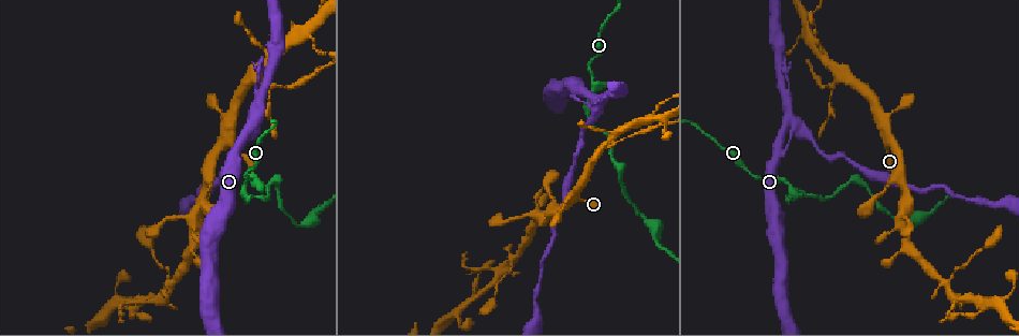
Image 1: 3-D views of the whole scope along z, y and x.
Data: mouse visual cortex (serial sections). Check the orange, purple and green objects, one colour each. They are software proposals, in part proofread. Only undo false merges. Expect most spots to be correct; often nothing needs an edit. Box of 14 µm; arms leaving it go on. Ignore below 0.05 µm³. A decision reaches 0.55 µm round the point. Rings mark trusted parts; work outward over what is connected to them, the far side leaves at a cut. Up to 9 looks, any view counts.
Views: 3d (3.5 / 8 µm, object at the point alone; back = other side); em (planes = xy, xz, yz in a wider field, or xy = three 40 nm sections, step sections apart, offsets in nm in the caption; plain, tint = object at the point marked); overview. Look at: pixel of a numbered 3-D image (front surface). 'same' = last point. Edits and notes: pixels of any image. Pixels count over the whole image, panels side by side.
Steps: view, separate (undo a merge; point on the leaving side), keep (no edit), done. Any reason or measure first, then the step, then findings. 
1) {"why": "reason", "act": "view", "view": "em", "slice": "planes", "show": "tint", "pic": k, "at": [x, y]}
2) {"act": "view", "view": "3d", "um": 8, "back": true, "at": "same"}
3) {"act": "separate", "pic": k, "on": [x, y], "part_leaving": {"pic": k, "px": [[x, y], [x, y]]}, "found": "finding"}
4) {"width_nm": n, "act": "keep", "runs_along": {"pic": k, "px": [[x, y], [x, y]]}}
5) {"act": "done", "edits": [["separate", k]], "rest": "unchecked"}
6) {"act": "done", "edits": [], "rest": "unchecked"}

{"why": "thin arm on a thick one", "act": "view", "view": "3d", "um": 8, "pic": 1, "at": [596, 154]}

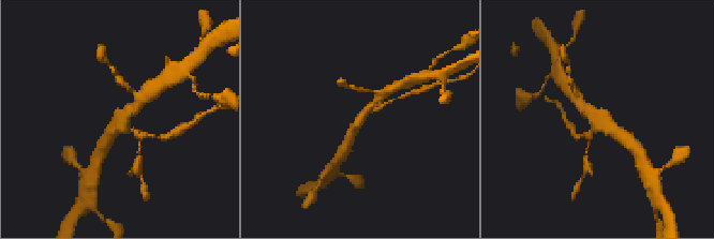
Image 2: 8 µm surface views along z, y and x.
{"why": "now the EM", "act": "view", "view": "em", "slice": "xy", "step": 5, "show": "tint", "pic": 2, "at": [597, 125]}

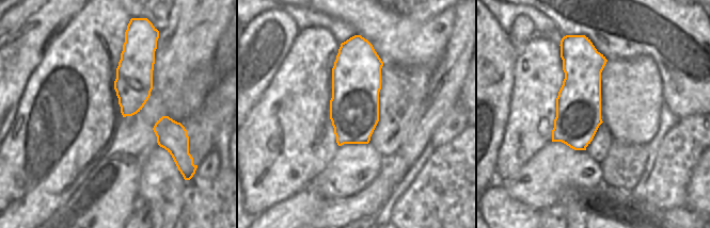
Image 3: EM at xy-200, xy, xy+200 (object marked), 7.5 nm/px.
{"act": "keep", "runs_along": {"pic": 2, "px": [[623, 137], [580, 105]]}, "found": "all the same cell"}

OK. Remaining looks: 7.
{"why": "thin arm on a thick one", "act": "view", "view": "3d", "um": 3.5, "pic": 1, "at": [648, 120]}

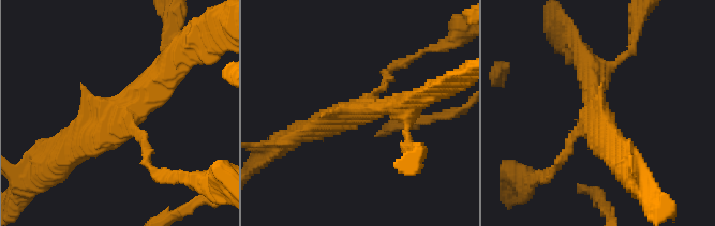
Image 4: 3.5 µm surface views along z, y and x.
{"act": "view", "view": "em", "slice": "xy", "step": 3, "show": "tint", "pic": 4, "at": [360, 109]}

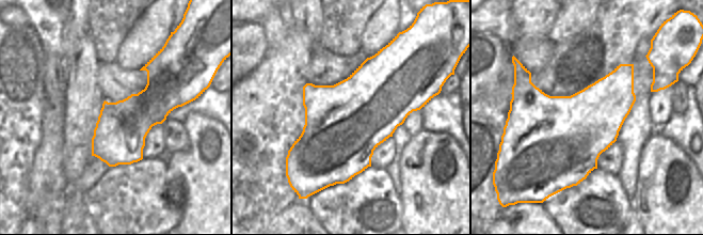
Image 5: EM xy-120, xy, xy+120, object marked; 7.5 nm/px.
{"act": "view", "view": "em", "slice": "xy", "step": 5, "show": "tint", "at": "same"}

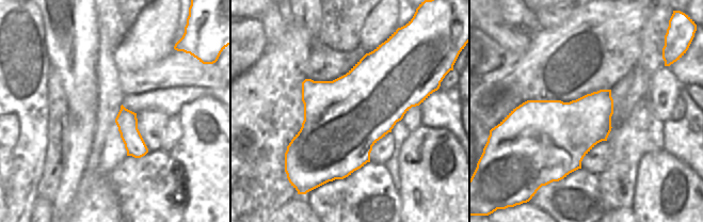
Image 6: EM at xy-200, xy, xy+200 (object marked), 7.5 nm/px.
{"act": "keep", "found": "continuous, no second cell"}

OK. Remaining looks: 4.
{"why": "sharp bend", "act": "view", "view": "3d", "um": 3.5, "back": true, "pic": 1, "at": [255, 120]}

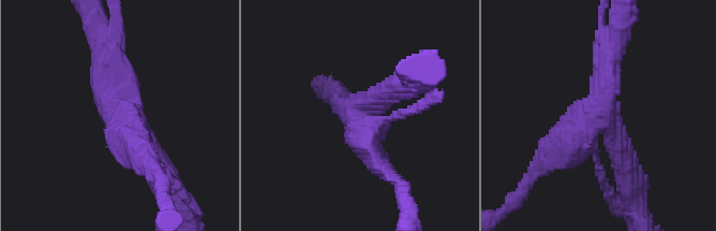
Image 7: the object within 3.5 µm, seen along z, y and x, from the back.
{"act": "keep", "runs_along": {"pic": 7, "px": [[397, 87], [361, 110], [381, 167]]}, "found": "all the same cell"}

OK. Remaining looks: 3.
{"act": "view", "view": "3d", "um": 8, "pic": 1, "at": [266, 199]}

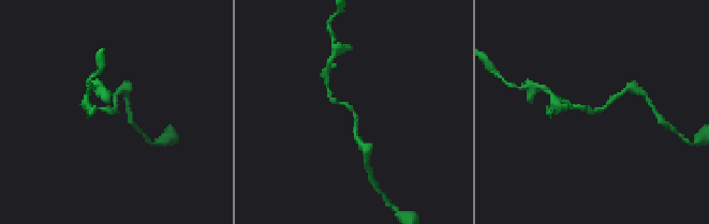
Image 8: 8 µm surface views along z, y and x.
{"act": "view", "view": "3d", "um": 3.5, "pic": 8, "at": [114, 114]}

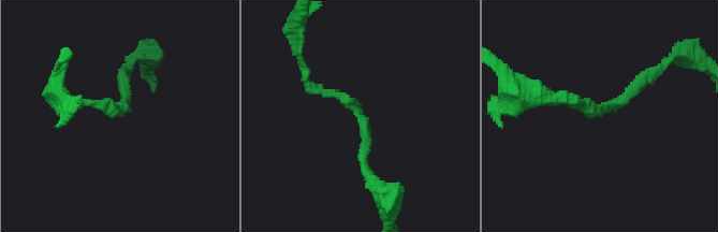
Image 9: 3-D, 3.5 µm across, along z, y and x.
{"act": "keep", "runs_along": {"pic": 9, "px": [[305, 71], [314, 88], [357, 110], [364, 168]]}, "found": "continuous, no second cell"}

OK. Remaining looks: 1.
{"act": "done", "edits": [], "rest": "unchecked"}

